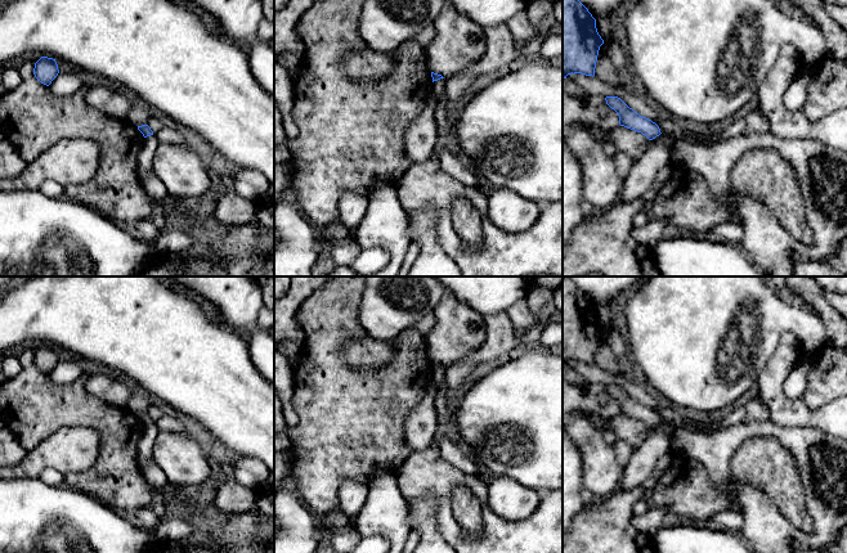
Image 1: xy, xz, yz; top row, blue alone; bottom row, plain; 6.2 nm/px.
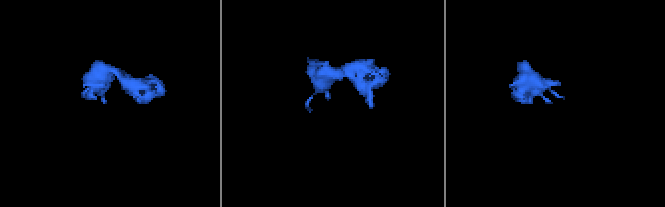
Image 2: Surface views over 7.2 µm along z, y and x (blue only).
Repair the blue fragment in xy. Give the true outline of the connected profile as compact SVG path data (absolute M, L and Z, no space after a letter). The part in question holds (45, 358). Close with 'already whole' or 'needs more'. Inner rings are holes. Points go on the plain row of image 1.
M41 345L33 356L35 365L44 373L49 374L51 369L58 364L59 358L55 347Z | already whole

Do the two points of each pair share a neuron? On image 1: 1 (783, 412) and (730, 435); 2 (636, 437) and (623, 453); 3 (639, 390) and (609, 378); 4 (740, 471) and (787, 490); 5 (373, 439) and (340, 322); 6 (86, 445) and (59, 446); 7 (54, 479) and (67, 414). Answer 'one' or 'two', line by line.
1: two
2: two
3: one
4: one
5: one
6: one
7: two

